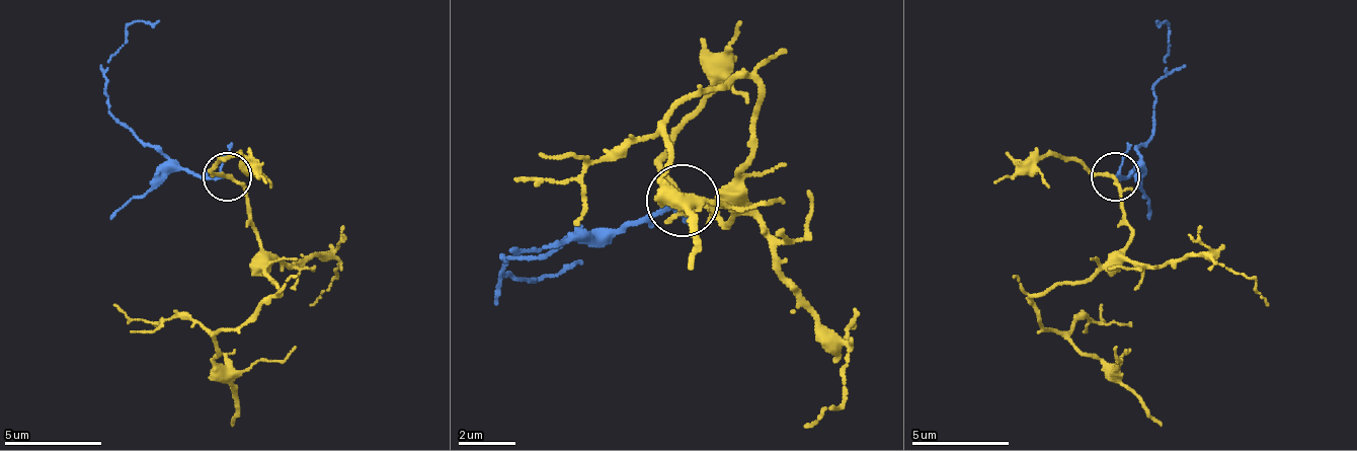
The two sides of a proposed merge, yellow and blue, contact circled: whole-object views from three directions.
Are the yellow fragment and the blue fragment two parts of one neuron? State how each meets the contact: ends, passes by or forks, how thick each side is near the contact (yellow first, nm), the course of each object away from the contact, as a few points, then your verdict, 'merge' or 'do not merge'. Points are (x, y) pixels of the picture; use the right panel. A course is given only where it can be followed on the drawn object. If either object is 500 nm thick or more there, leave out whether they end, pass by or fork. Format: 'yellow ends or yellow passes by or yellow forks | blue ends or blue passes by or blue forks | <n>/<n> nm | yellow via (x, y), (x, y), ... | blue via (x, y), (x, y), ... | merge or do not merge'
yellow passes by | blue passes by | 190/140 nm | yellow via (1116, 175), (1131, 238), (1083, 282), (1038, 292), (1034, 311), (1111, 369), (1121, 360), (1116, 345) | blue via (1116, 175), (1135, 165), (1154, 111), (1170, 34), (1165, 19), (1154, 19) | merge

